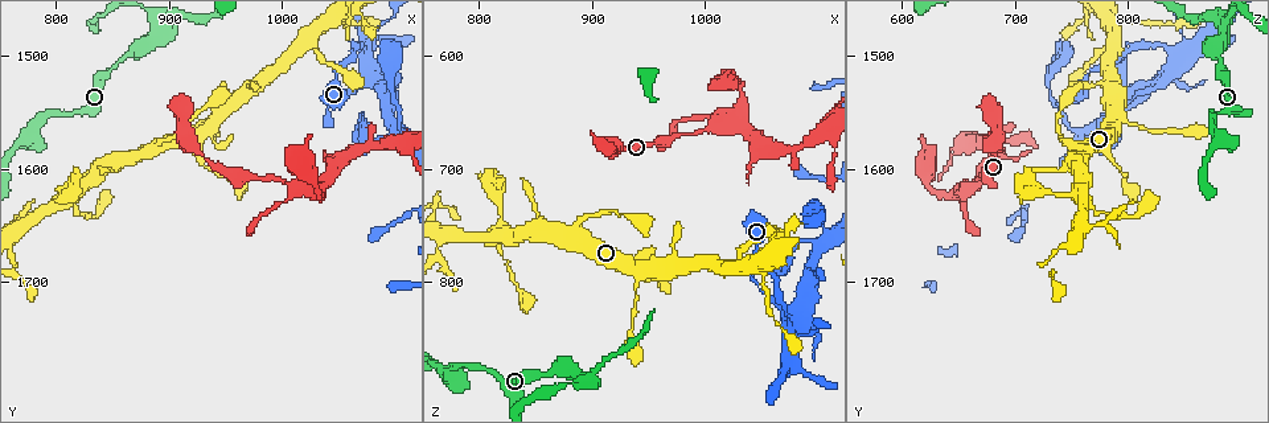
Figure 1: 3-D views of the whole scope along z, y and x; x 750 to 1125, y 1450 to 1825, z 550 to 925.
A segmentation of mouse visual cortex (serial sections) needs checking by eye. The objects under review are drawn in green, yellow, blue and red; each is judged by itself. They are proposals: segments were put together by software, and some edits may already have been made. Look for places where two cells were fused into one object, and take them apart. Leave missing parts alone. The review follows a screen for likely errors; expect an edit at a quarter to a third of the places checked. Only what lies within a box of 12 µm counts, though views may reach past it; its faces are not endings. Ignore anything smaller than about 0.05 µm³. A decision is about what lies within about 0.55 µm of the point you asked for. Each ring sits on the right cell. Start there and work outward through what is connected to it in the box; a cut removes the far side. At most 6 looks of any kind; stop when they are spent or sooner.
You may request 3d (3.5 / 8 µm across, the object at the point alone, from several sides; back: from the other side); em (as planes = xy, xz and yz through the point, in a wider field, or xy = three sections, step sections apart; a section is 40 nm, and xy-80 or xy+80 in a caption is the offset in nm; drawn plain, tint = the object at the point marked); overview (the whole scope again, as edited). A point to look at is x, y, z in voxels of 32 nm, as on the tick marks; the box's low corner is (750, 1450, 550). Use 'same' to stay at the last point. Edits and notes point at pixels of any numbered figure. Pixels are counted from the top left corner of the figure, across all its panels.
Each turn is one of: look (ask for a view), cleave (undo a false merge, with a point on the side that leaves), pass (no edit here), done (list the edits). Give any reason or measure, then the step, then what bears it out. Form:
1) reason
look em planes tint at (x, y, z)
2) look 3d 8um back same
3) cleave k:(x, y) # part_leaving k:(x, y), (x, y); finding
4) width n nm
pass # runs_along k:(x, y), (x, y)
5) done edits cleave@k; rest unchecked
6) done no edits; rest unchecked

four-way junction
look 3d 3.5um at (1028, 1618, 660)

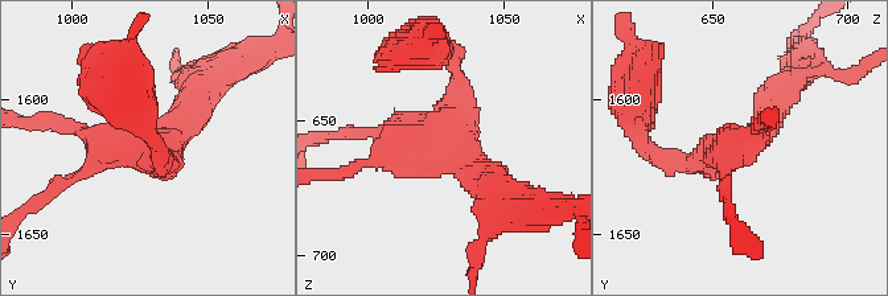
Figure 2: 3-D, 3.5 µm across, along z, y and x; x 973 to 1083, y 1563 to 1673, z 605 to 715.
arms 4; arm_widths 200, 200, 200, 350 nm; now the EM
look em xy step 3 tint at (1027, 1617, 658)

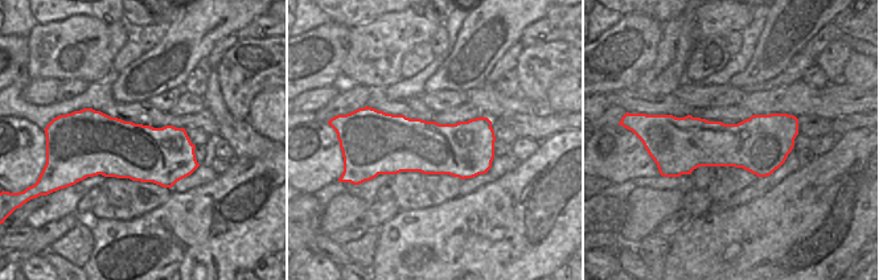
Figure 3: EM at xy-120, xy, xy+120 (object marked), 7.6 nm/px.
pass # one cell here

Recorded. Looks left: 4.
look 3d 3.5um at (1104, 1574, 666)

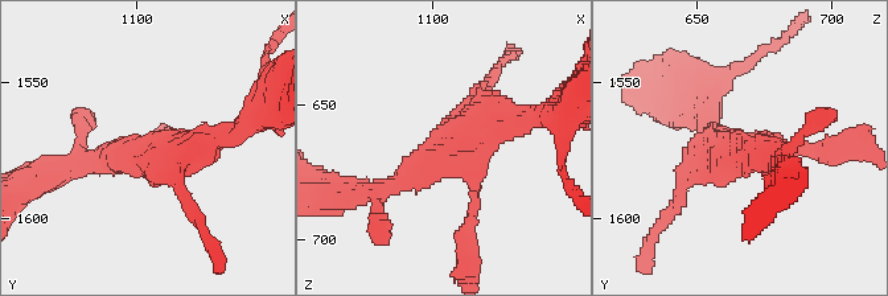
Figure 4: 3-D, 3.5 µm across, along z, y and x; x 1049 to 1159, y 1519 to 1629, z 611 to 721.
shape alone is not enough
look em xy step 5 tint at (1105, 1575, 668)

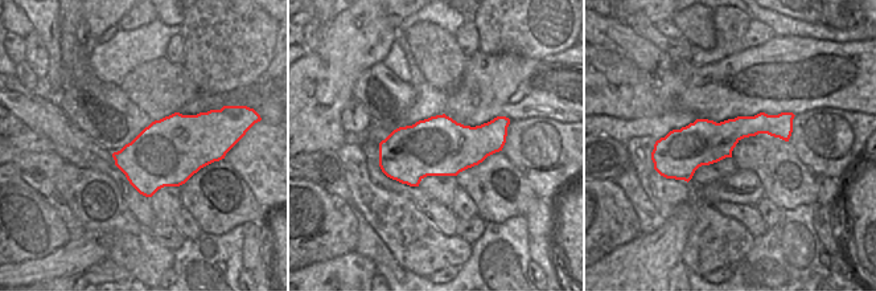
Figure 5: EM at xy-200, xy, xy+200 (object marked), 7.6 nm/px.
pass # runs_along 5:(789, 115), (715, 142), (667, 142); all the same cell

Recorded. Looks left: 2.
sudden change in width
look 3d 3.5um at (1076, 1518, 832)

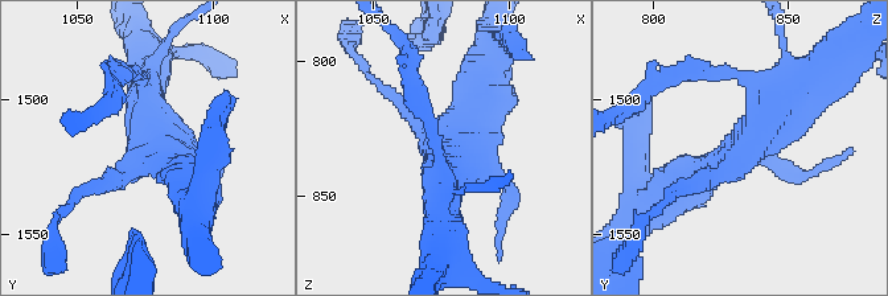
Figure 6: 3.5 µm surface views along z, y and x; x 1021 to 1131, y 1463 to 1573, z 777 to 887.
now the EM
look em xy step 2 tint at (1074, 1522, 832)

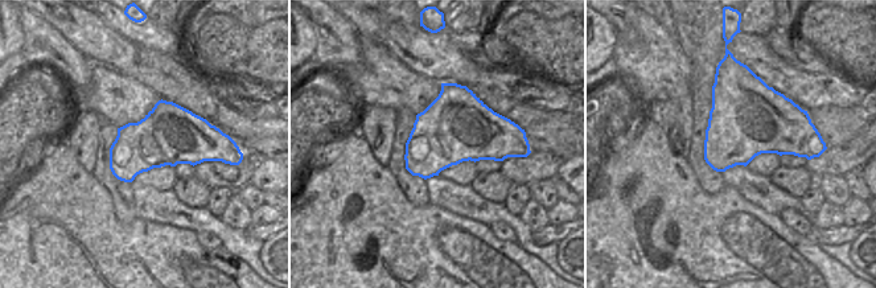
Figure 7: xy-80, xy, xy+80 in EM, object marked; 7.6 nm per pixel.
pass # runs_along 6:(736, 75), (767, 120), (682, 177); all the same cell

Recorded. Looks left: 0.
done no edits; rest unchecked

